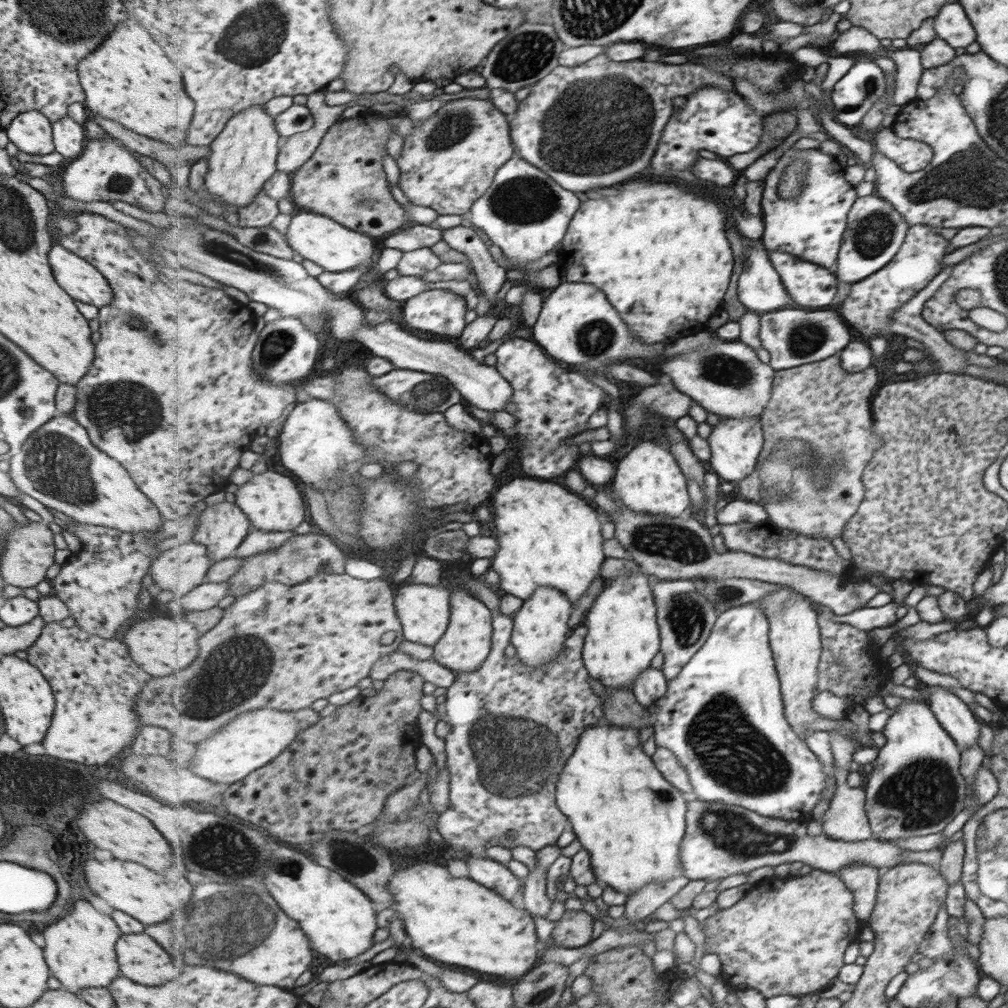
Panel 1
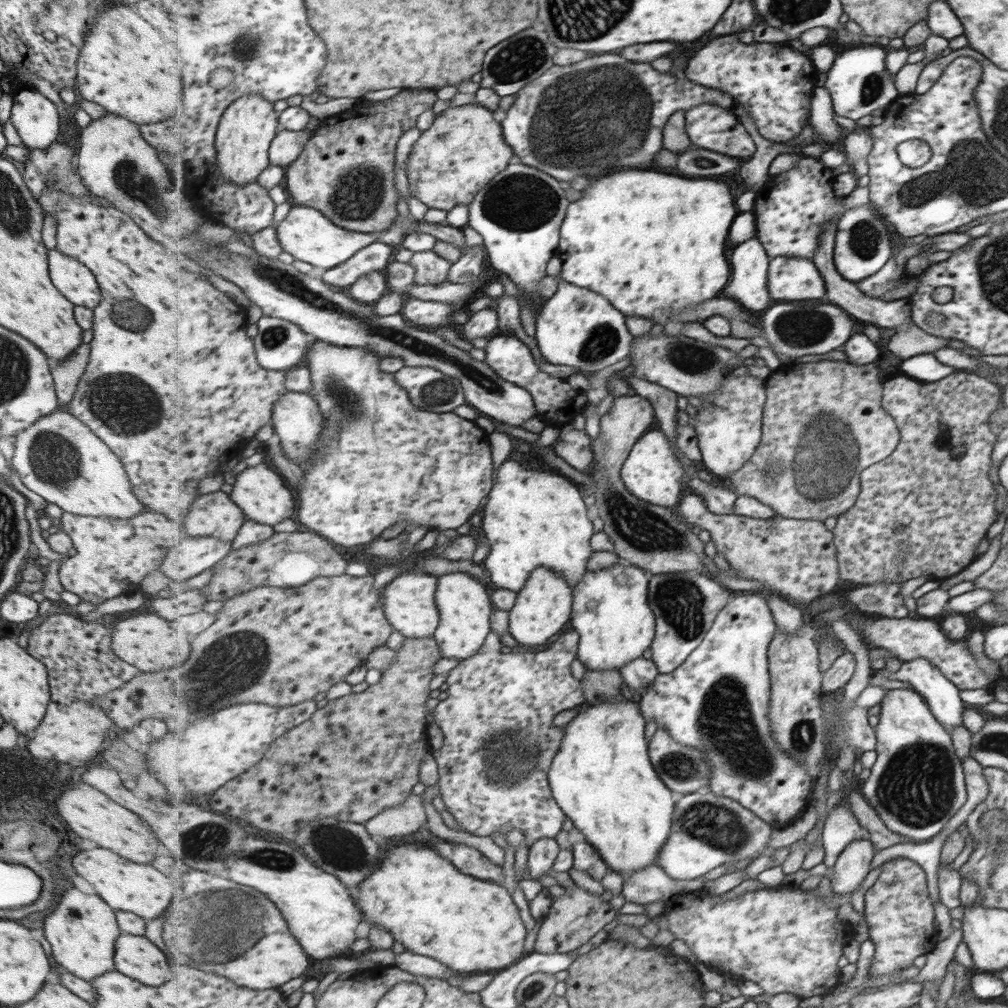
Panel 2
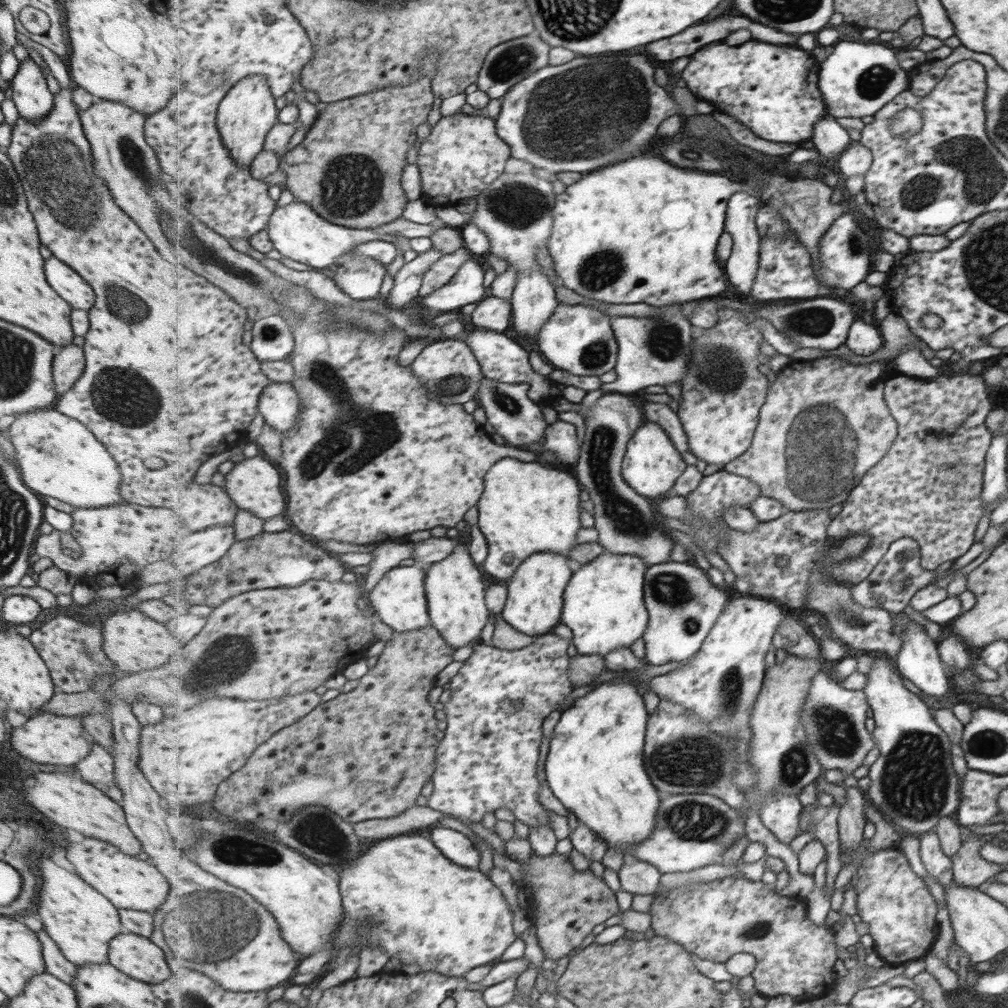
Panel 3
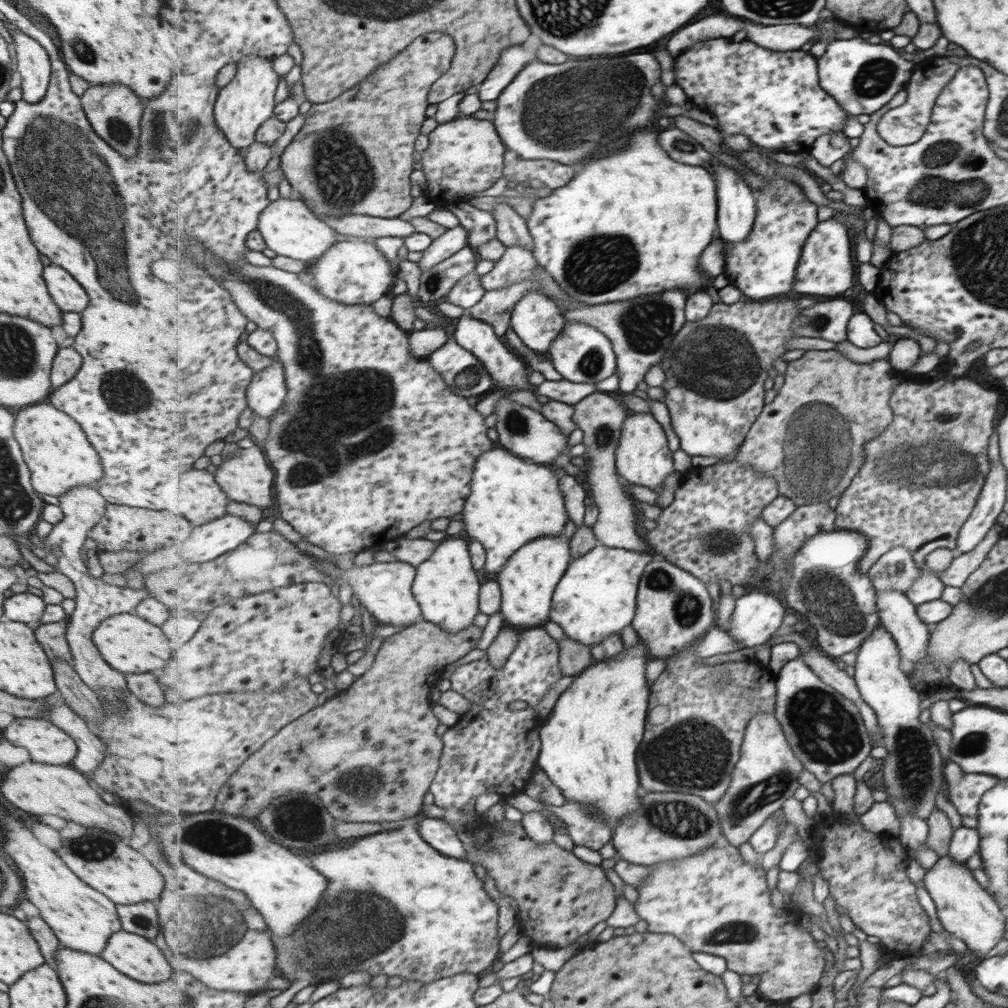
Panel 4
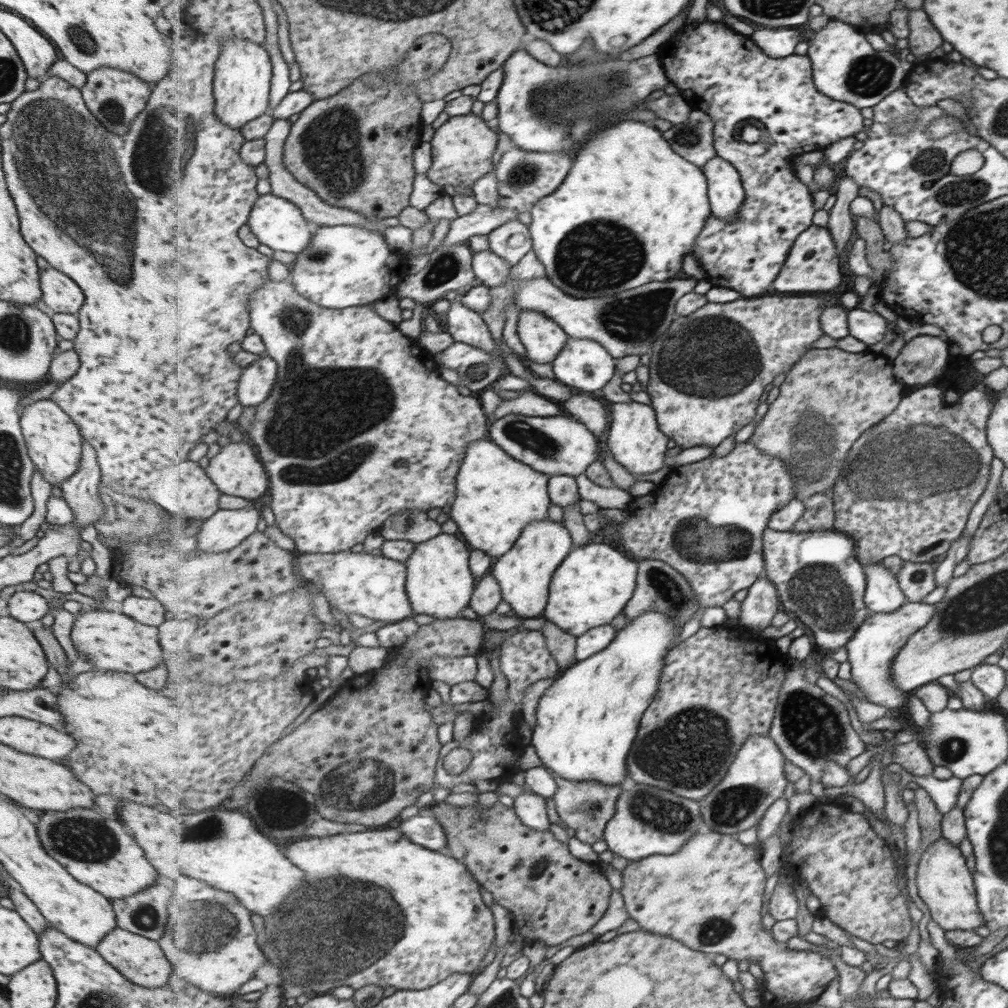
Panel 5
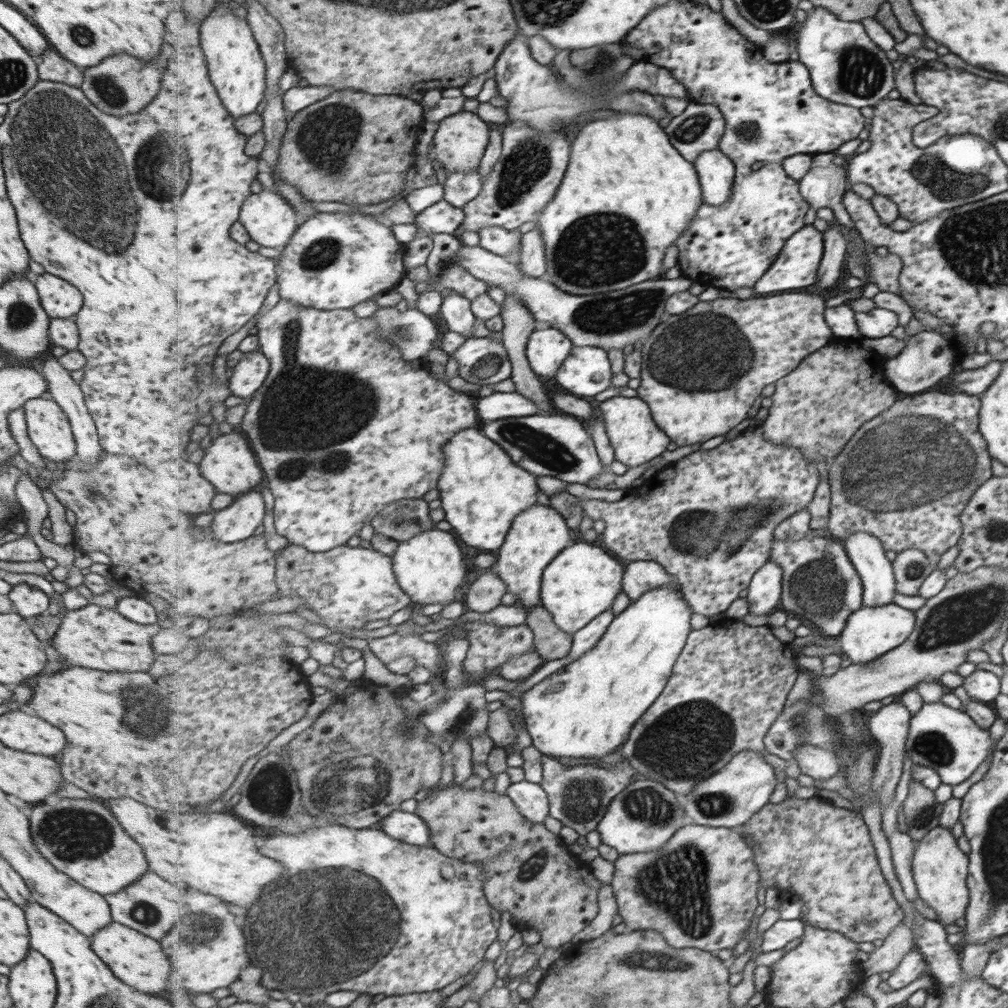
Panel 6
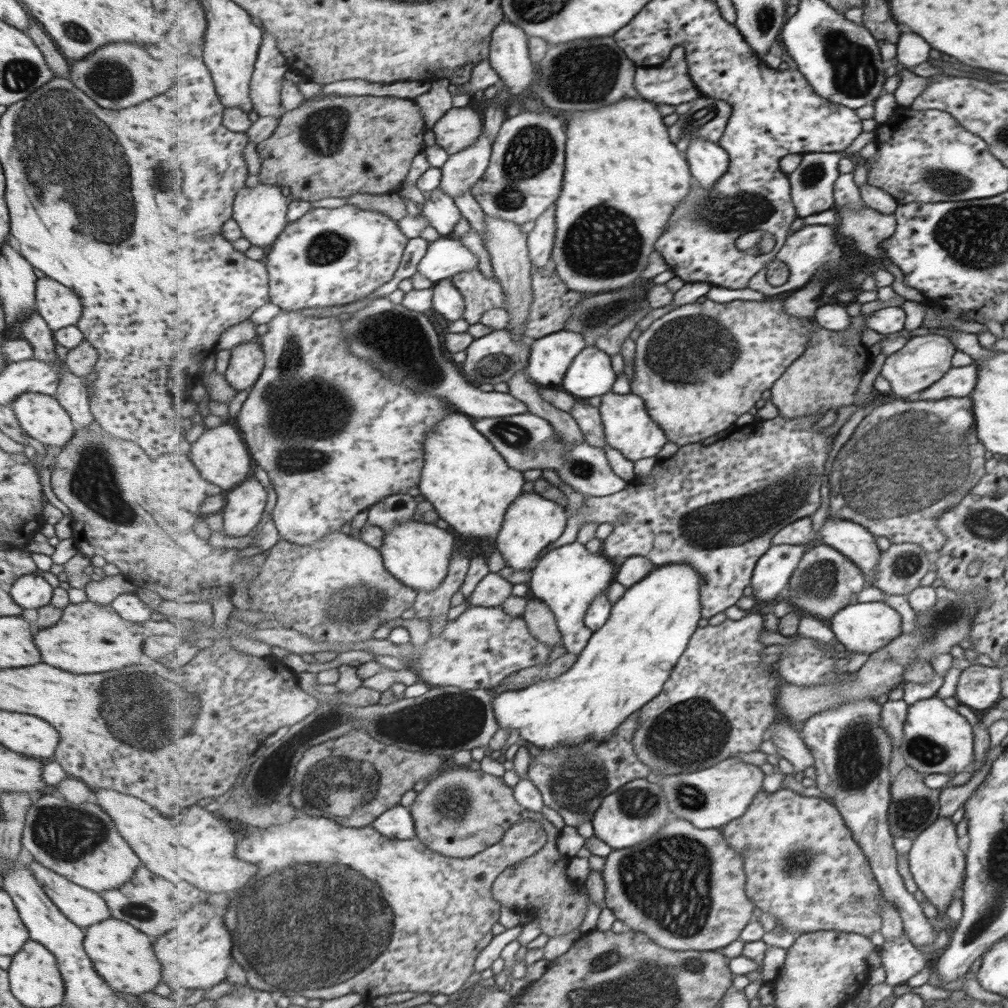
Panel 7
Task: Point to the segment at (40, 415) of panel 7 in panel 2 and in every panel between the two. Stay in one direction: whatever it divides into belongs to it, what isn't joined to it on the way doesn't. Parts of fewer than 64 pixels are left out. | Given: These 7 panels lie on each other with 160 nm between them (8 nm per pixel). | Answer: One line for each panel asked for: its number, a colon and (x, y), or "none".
2: (56, 457)
3: (57, 456)
4: (58, 455)
5: (53, 442)
6: (47, 427)

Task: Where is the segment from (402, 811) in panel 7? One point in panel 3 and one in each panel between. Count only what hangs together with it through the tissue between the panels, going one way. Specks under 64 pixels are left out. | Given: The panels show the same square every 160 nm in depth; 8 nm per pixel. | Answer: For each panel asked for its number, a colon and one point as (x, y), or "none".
3: (457, 847)
4: (443, 837)
5: (424, 829)
6: (404, 826)

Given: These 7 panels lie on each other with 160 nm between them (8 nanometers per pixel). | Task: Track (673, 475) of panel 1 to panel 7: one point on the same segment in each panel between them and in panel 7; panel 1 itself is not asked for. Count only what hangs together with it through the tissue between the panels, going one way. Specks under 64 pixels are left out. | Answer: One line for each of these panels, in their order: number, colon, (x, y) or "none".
2: (653, 472)
3: (652, 464)
4: (644, 457)
5: (634, 437)
6: (637, 438)
7: (629, 428)

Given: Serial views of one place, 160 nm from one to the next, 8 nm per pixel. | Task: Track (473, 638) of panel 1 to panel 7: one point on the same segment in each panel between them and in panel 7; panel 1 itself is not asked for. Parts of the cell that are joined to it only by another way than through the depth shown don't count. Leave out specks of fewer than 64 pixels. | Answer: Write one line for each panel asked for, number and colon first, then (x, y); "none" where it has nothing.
2: (466, 609)
3: (457, 603)
4: (448, 588)
5: (441, 583)
6: (430, 567)
7: (419, 554)

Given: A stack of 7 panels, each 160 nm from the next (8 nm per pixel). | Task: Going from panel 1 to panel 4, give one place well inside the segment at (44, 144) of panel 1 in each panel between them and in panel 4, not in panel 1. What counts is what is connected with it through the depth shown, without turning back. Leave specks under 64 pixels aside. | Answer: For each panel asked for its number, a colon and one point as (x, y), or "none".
2: (35, 118)
3: (30, 95)
4: (32, 63)

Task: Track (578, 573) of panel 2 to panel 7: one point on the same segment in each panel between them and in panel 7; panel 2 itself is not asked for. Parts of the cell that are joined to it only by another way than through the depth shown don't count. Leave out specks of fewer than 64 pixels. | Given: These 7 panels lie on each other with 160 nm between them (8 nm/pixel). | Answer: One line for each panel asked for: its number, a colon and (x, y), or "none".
3: (527, 508)
4: (514, 502)
5: (497, 496)
6: (483, 491)
7: (470, 484)

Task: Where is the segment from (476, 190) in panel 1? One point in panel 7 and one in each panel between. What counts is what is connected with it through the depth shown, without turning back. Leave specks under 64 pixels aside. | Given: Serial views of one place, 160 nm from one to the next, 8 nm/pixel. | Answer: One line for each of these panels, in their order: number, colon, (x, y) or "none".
2: (463, 162)
3: (456, 162)
4: (466, 155)
5: (462, 149)
6: (461, 140)
7: (460, 128)

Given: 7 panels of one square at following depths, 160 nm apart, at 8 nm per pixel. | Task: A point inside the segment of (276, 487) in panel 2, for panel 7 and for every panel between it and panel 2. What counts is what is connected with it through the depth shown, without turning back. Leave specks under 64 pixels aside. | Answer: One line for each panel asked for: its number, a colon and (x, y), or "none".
3: (254, 483)
4: (246, 477)
5: (235, 469)
6: (229, 464)
7: (220, 454)

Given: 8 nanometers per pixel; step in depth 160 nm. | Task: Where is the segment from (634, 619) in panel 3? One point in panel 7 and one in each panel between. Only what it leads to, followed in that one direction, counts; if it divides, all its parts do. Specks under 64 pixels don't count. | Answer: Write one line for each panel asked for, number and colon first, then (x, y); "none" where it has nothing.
4: (597, 597)
5: (595, 583)
6: (582, 583)
7: (569, 579)

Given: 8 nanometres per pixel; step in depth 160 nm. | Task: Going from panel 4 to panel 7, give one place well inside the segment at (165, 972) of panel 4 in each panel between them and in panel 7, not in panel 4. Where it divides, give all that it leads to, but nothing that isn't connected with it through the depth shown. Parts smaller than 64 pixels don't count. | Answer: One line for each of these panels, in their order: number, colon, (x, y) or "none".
5: (140, 960)
6: (136, 960)
7: (120, 955)

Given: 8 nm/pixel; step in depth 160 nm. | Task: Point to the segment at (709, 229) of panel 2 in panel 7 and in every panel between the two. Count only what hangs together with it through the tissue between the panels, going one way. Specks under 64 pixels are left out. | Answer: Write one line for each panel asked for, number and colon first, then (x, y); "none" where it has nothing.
3: (643, 231)
4: (635, 223)
5: (629, 178)
6: (629, 194)
7: (624, 178)

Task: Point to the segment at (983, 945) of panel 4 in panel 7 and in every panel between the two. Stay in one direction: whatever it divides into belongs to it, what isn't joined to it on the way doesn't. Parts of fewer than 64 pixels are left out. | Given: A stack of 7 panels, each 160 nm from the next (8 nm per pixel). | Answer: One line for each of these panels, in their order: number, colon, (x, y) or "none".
5: (943, 882)
6: (938, 867)
7: (935, 863)

